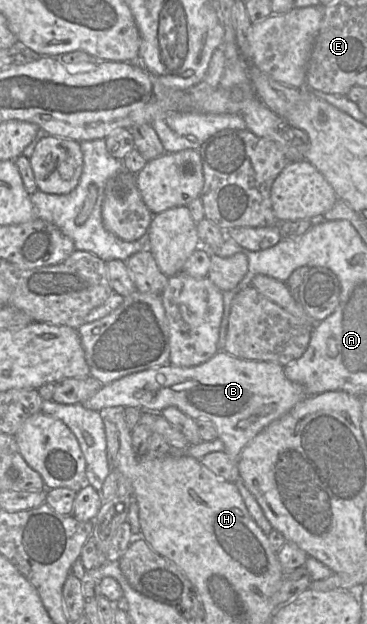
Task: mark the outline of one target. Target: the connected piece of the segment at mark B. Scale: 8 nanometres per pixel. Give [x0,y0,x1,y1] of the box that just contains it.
[84,351,307,459]

